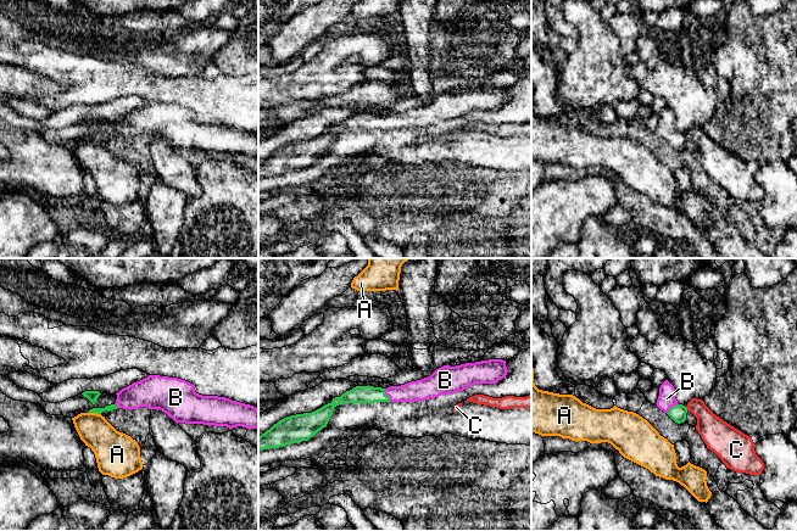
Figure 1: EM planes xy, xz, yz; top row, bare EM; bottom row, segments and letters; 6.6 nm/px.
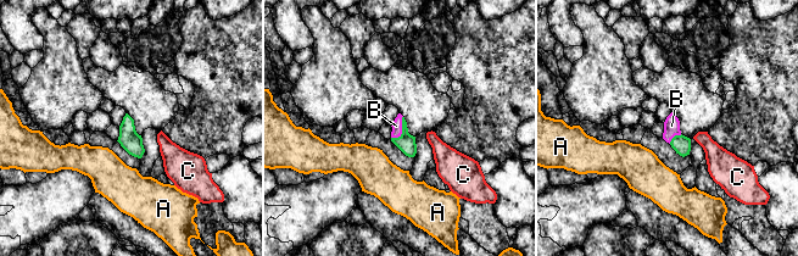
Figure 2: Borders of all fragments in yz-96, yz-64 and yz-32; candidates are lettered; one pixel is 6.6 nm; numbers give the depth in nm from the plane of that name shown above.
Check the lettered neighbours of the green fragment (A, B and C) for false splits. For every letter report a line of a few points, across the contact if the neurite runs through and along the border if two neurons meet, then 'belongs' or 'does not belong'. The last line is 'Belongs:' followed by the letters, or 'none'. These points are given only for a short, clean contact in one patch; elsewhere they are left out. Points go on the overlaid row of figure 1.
A: line xy (88, 412), (100, 414); does not belong
B: line xz (368, 393), (385, 395), (421, 390); belongs
C: does not belong
Belongs: B

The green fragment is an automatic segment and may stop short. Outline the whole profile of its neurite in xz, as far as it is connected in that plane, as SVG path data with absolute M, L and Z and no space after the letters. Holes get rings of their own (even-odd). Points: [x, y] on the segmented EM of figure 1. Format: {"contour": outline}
{"contour": "M489 359L456 367L444 365L430 376L388 389L356 386L322 408L286 417L258 437L258 451L308 441L327 426L333 410L344 403L416 402L463 391L475 384L495 384L507 375L506 360Z"}

